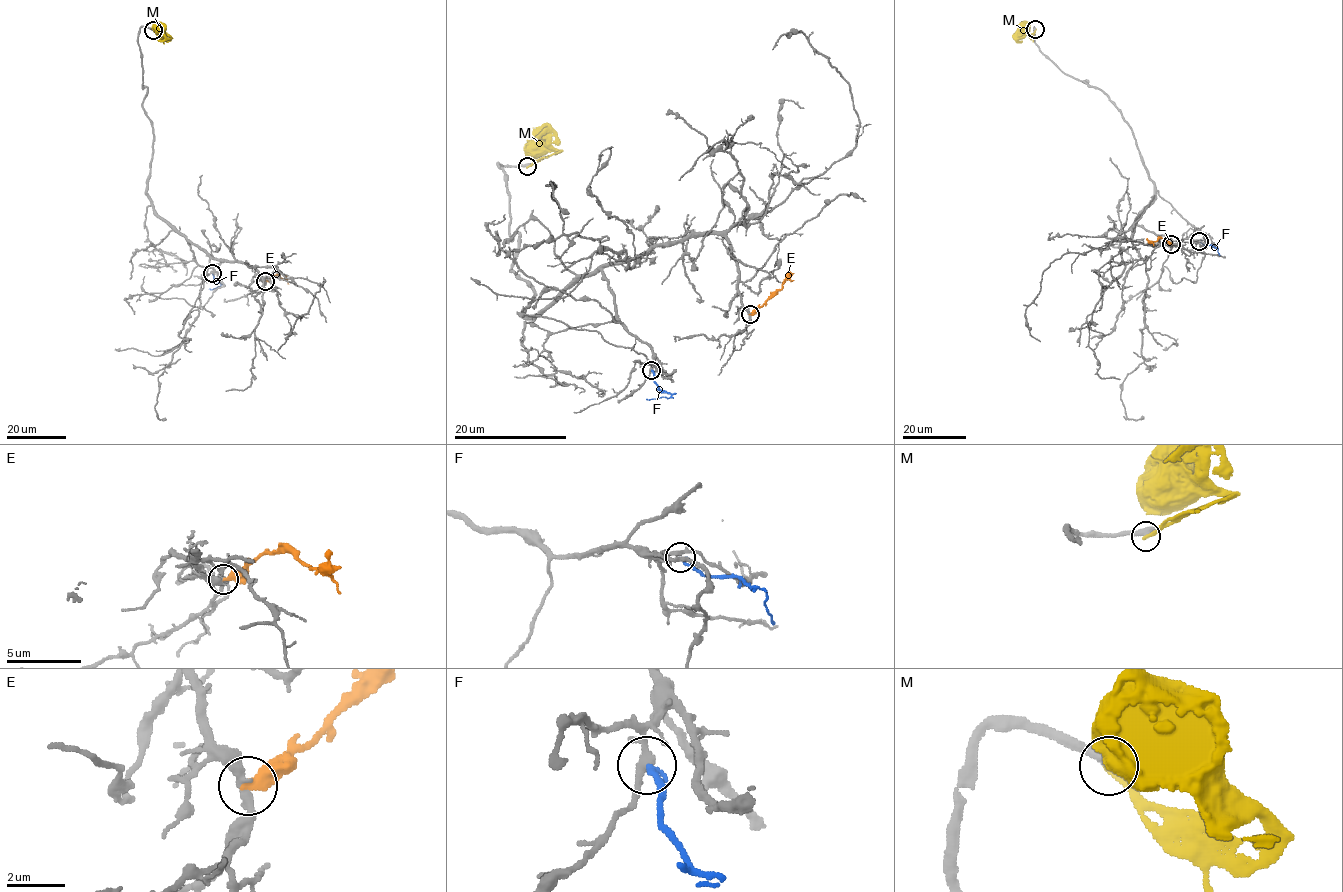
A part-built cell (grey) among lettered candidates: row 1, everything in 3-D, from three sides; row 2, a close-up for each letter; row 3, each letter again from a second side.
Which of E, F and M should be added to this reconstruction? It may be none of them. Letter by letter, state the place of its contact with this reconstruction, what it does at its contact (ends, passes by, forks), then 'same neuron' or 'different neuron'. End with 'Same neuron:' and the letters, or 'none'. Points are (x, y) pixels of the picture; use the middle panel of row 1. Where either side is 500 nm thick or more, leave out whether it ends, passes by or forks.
E: (750, 314) | it ends | different neuron
F: (651, 370) | it ends | different neuron
M: (527, 166) | different neuron
Same neuron: none

